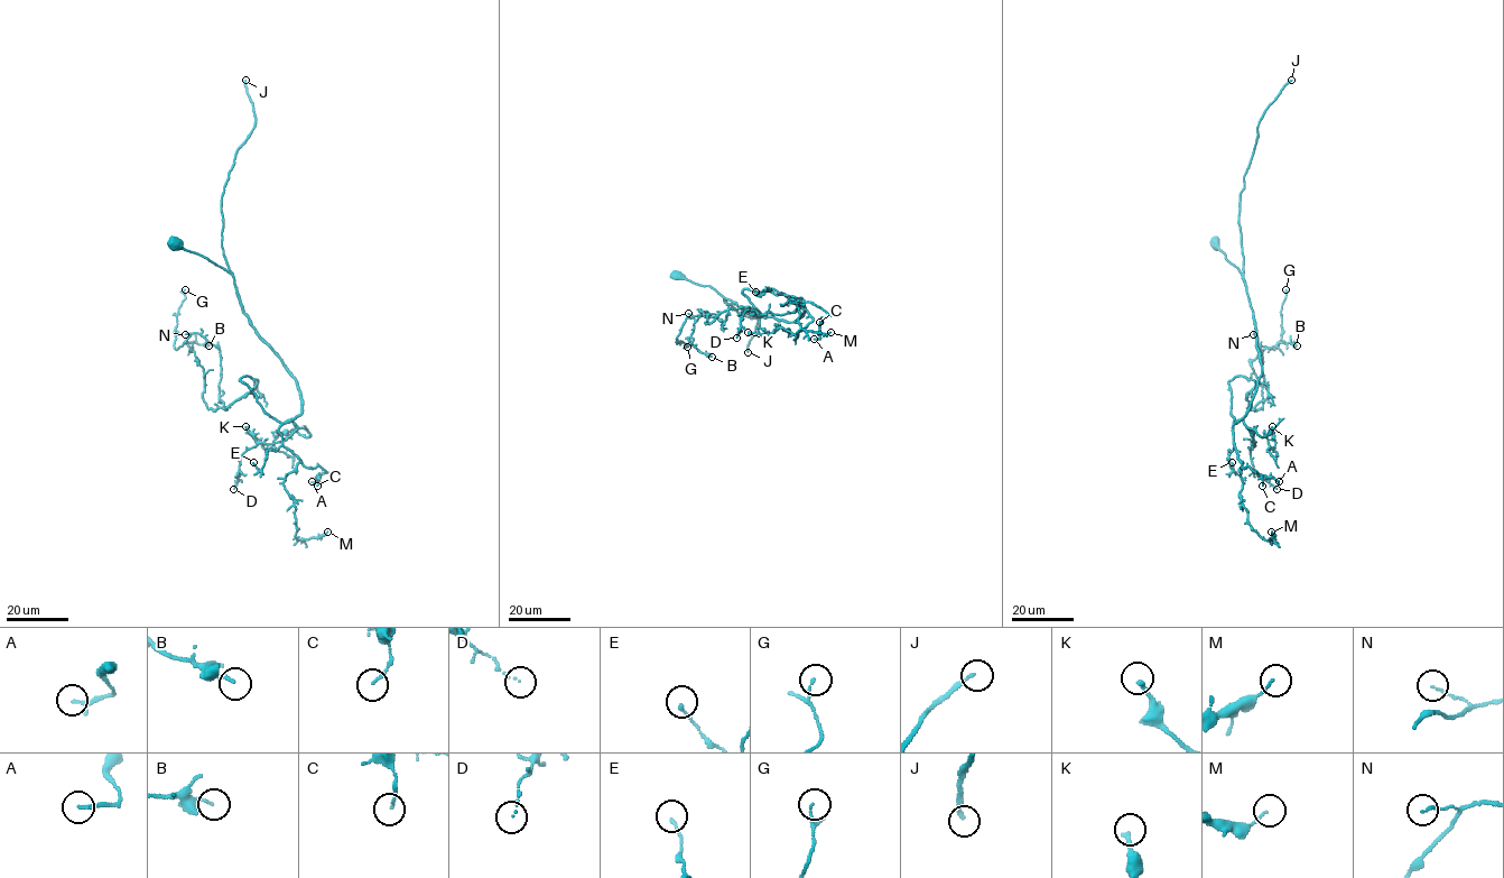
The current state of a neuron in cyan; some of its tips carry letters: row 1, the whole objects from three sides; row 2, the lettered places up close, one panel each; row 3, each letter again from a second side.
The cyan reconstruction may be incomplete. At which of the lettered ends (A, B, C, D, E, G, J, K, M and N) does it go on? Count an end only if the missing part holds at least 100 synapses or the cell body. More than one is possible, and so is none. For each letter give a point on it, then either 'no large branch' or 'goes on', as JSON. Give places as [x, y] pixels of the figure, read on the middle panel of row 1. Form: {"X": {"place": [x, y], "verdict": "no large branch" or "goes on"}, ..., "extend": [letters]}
{"A": {"place": [814, 339], "verdict": "no large branch"}, "B": {"place": [712, 357], "verdict": "no large branch"}, "C": {"place": [819, 322], "verdict": "no large branch"}, "D": {"place": [736, 338], "verdict": "no large branch"}, "E": {"place": [755, 292], "verdict": "no large branch"}, "G": {"place": [687, 347], "verdict": "no large branch"}, "J": {"place": [748, 352], "verdict": "goes on"}, "K": {"place": [748, 332], "verdict": "no large branch"}, "M": {"place": [831, 332], "verdict": "no large branch"}, "N": {"place": [688, 313], "verdict": "no large branch"}, "extend": ["J"]}

